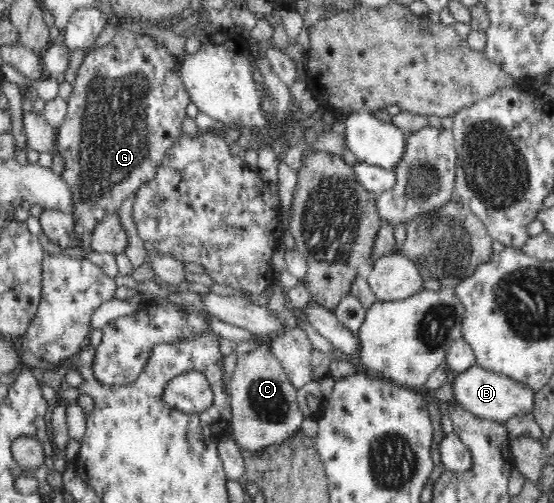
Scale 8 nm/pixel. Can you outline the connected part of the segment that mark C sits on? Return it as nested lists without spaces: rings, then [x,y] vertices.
[[[261,348],[249,351],[237,359],[234,370],[230,382],[230,424],[232,437],[240,449],[254,453],[263,452],[269,446],[301,432],[306,418],[300,410],[298,390],[291,385],[275,355]]]

